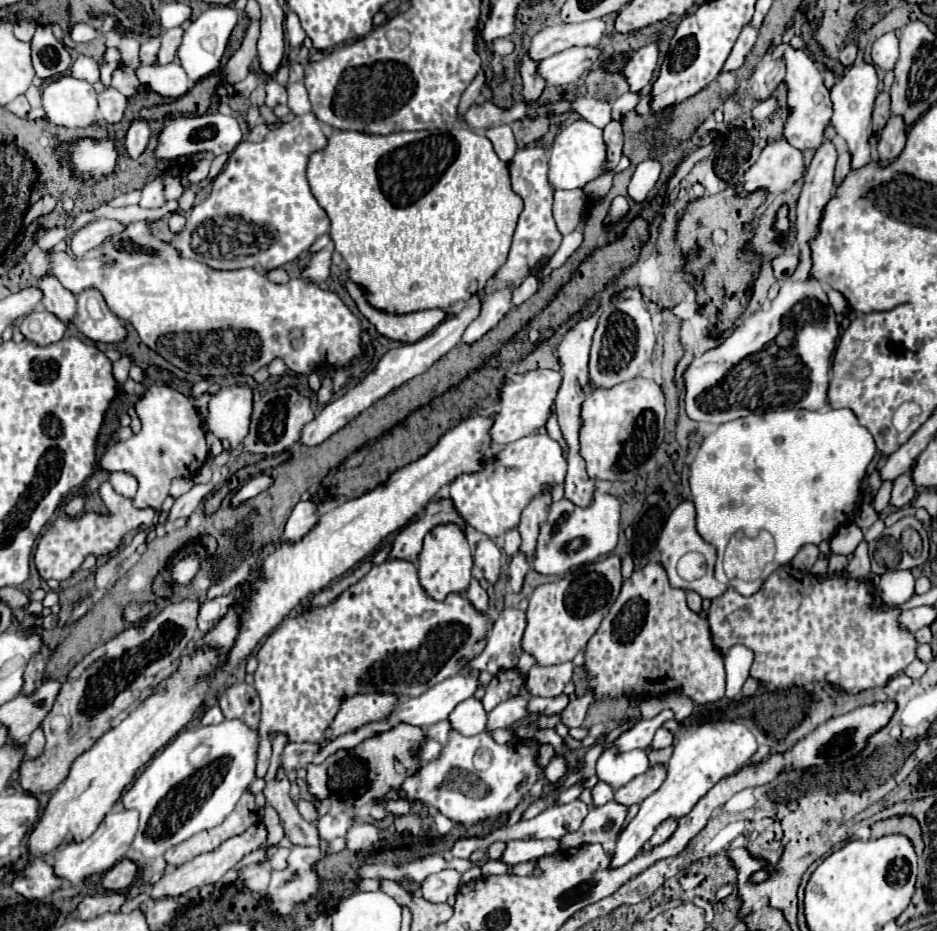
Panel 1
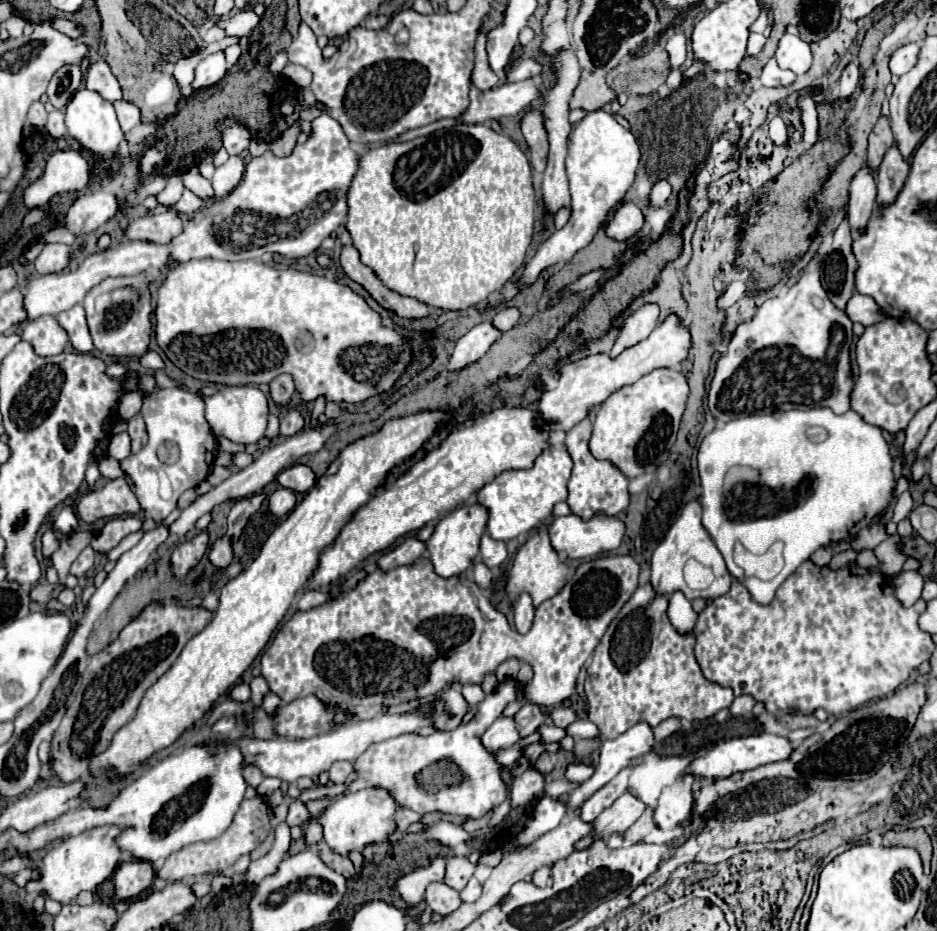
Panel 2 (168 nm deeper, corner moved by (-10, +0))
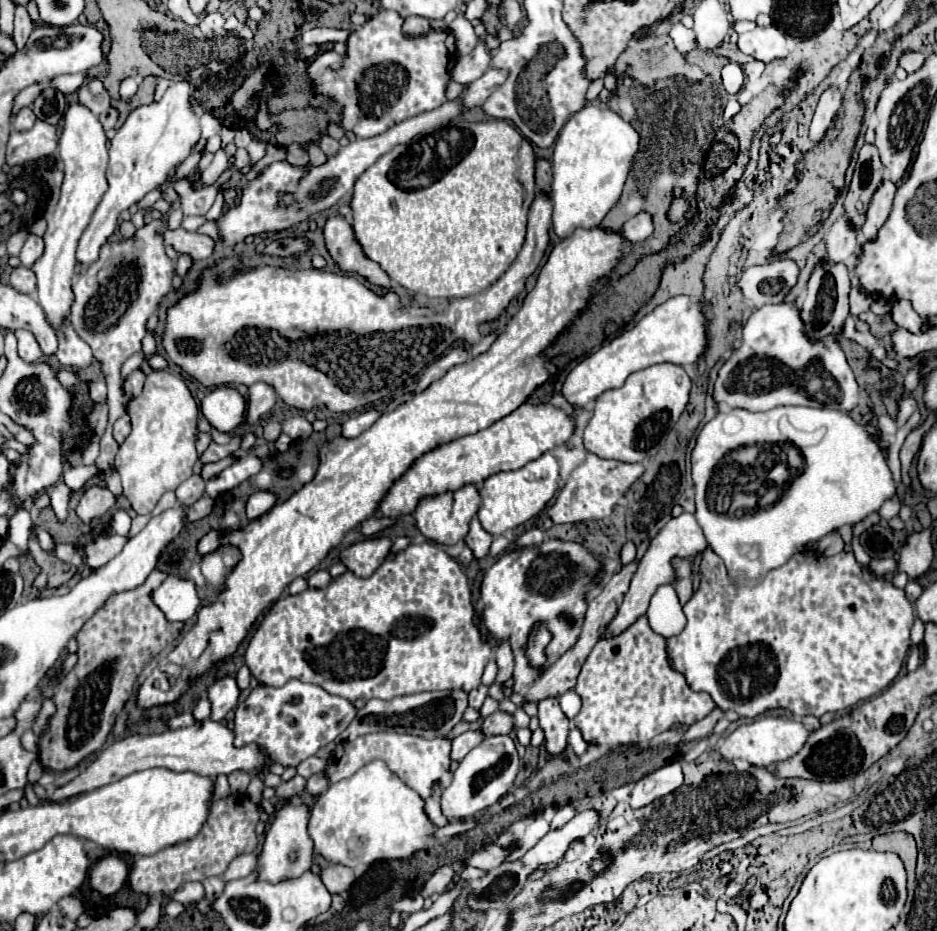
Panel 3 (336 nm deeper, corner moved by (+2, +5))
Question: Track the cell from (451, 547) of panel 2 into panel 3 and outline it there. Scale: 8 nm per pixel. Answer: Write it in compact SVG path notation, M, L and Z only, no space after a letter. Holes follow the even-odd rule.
M466 484L454 492L444 492L438 496L426 496L418 502L414 514L414 520L420 528L420 532L434 542L440 544L456 544L458 540L462 540L468 534L468 524L472 520L472 516L478 512L480 508L480 492L474 484Z

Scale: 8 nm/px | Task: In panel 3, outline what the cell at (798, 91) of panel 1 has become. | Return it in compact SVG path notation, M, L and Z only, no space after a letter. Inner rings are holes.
M754 28L752 32L748 32L742 40L742 52L746 54L750 50L748 56L762 60L762 62L772 62L774 58L784 58L788 56L788 46L786 46L786 36L774 28Z

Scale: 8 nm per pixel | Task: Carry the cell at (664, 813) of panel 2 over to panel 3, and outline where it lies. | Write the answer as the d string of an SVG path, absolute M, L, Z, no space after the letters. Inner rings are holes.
M670 762L650 774L646 774L642 780L638 780L630 792L632 808L642 808L650 802L654 802L660 796L666 796L680 788L684 784L680 762Z

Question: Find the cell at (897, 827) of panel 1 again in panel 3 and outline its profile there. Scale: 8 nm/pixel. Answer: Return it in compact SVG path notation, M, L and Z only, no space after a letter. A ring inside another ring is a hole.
M892 832L892 834L882 834L872 840L872 846L878 852L894 852L900 856L904 862L906 874L908 874L908 890L912 896L914 890L914 868L916 868L916 842L910 834L906 832Z

